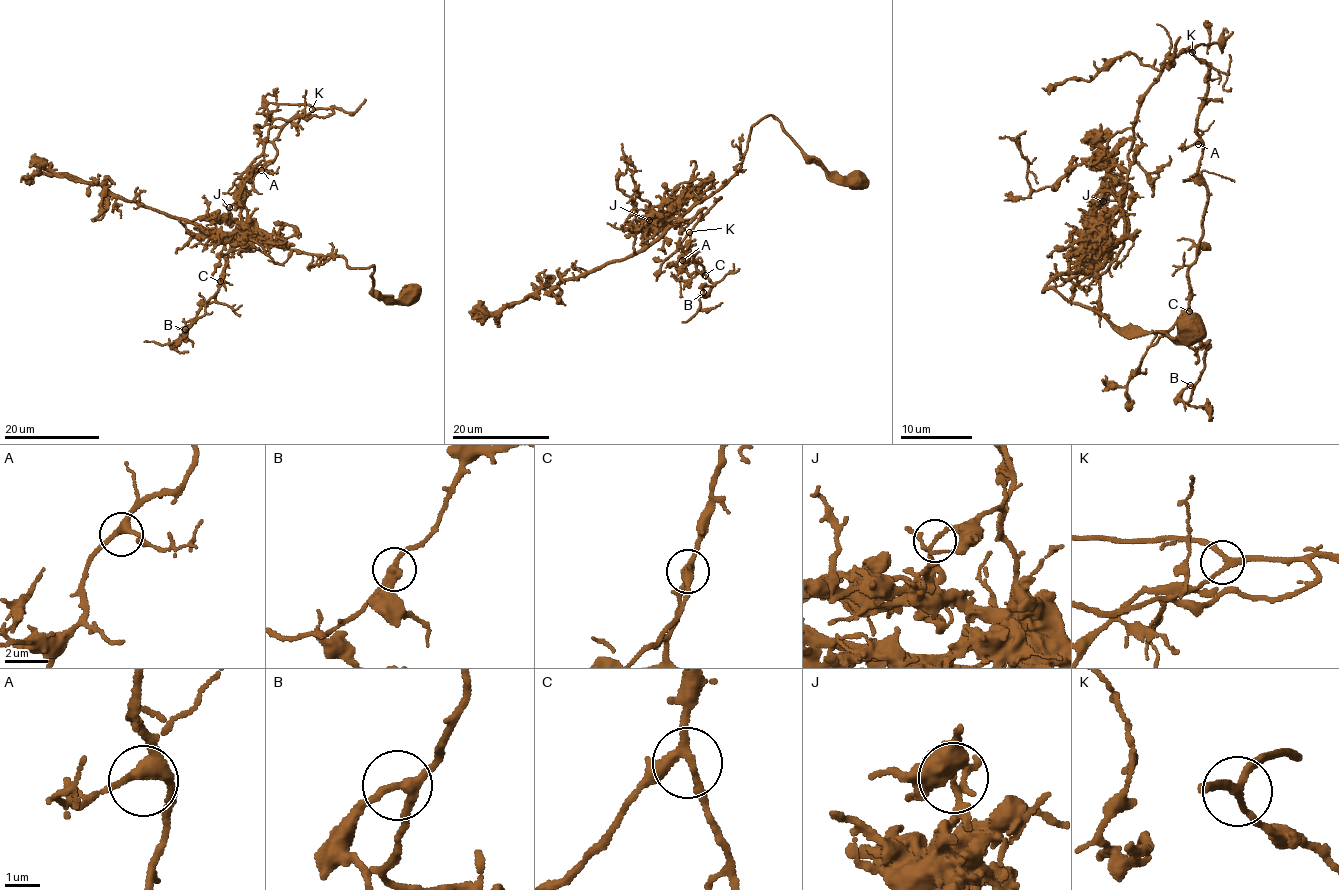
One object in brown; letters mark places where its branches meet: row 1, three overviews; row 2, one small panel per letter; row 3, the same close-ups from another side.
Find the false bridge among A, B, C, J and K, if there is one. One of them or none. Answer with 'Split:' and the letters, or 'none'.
Split: J

